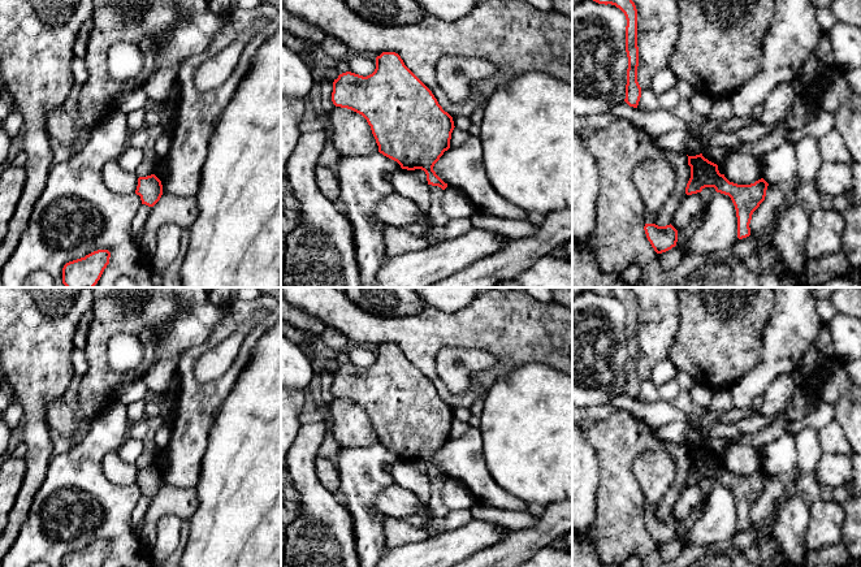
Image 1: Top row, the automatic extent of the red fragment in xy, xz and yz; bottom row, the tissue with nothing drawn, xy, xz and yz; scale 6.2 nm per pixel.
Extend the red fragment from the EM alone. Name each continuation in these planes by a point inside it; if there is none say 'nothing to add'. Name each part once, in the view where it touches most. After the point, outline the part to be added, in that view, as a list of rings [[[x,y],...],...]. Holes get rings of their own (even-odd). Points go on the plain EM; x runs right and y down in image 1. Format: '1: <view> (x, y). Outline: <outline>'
nothing to add

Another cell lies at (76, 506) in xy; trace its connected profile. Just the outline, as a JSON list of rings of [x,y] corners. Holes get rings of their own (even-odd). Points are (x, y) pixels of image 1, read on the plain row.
[[[113,403],[92,420],[88,434],[81,442],[52,455],[27,519],[0,567],[29,567],[38,562],[62,567],[66,554],[98,541],[111,544],[109,555],[101,567],[152,567],[151,551],[131,531],[131,512],[142,495],[140,488],[113,484],[101,469],[103,458],[118,450],[129,437],[129,430],[127,406]]]

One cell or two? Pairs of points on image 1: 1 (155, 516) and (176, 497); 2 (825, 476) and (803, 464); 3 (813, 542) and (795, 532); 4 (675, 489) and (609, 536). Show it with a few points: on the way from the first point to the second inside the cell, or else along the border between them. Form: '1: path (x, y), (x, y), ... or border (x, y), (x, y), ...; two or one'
1: path (160, 511), (171, 501); one
2: border (822, 453), (813, 470); two
3: border (809, 509), (805, 553); two
4: path (670, 449), (637, 445), (618, 464), (618, 496); one

